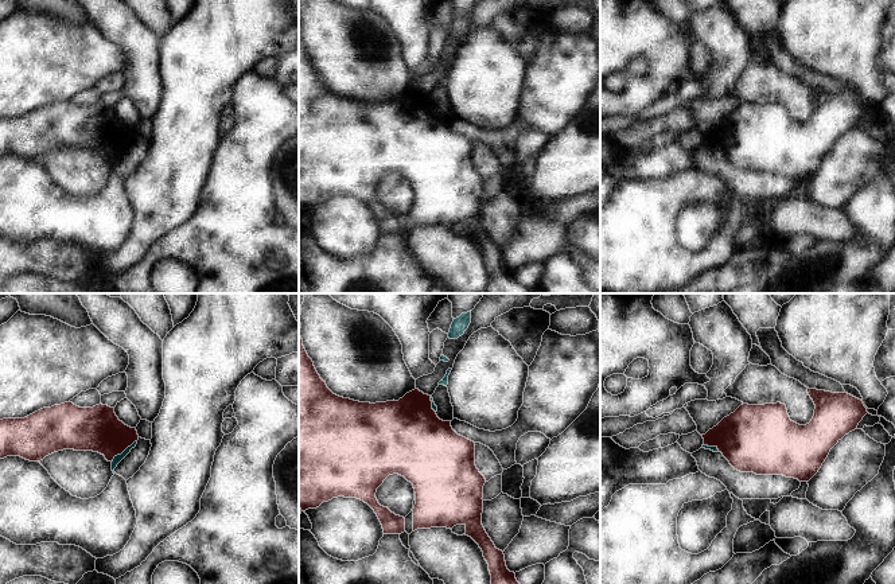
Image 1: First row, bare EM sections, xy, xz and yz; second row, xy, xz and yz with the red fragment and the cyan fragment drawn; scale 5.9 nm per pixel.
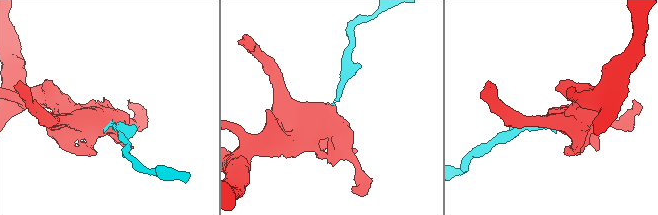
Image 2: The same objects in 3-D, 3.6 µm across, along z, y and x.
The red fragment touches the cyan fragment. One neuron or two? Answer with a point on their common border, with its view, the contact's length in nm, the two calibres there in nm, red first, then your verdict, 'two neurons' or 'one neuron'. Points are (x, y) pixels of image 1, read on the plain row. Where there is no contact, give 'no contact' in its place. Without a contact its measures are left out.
xy (123, 150) | 200 nm | 260/50 nm | two neurons

